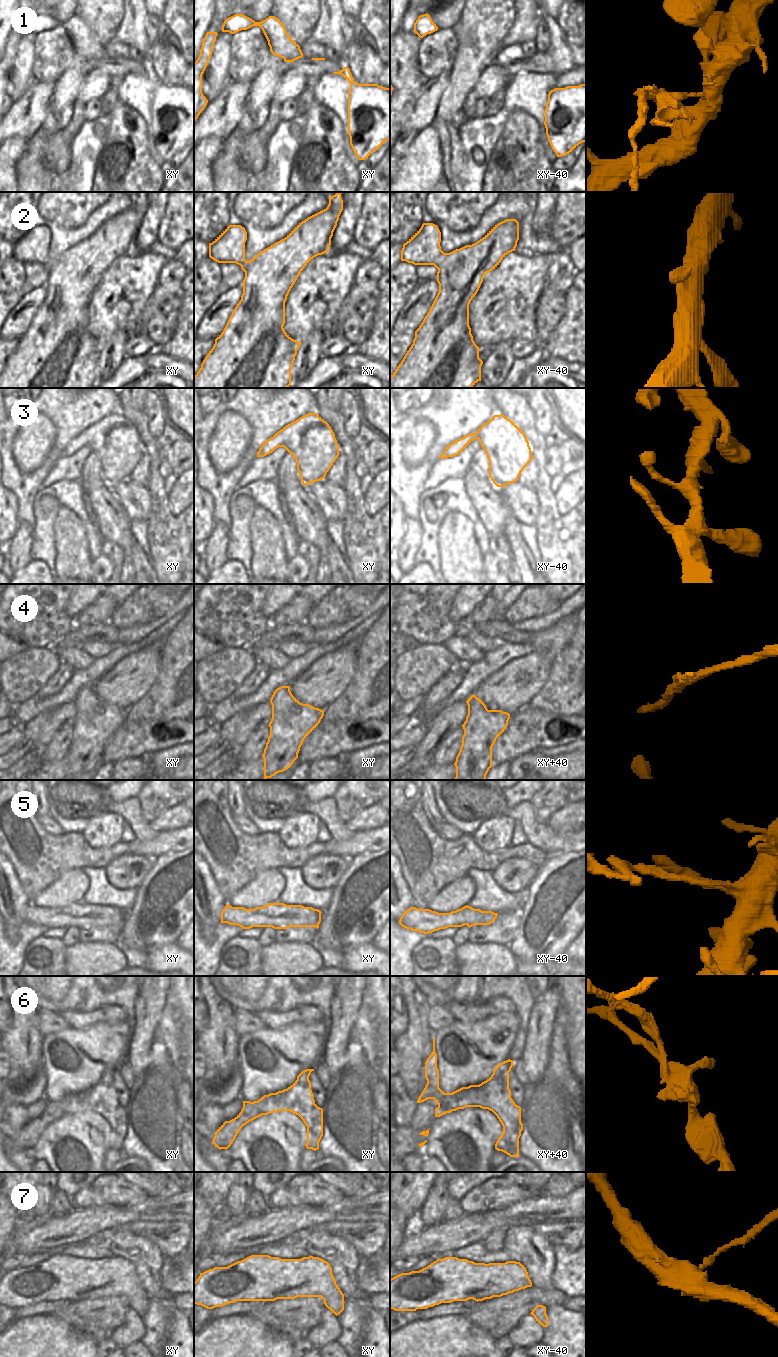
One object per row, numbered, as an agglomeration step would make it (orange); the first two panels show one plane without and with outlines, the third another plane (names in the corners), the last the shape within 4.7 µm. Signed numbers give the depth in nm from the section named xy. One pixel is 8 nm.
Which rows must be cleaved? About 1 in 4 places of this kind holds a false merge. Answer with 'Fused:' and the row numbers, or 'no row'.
Fused: 1, 4, 5, 6

